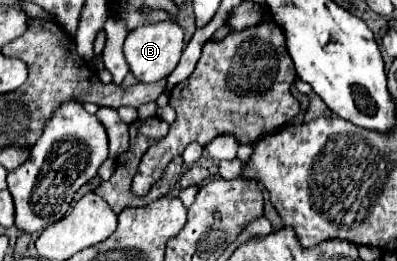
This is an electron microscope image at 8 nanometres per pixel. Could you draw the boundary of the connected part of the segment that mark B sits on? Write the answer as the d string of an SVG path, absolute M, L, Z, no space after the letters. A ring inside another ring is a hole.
M165 20L165 22L157 22L157 24L147 24L141 26L137 30L133 30L127 38L125 38L125 46L123 46L123 54L125 60L129 64L129 70L133 72L133 76L139 82L159 82L163 78L167 78L175 66L181 60L185 42L183 42L183 30L179 28L177 22L173 20Z

